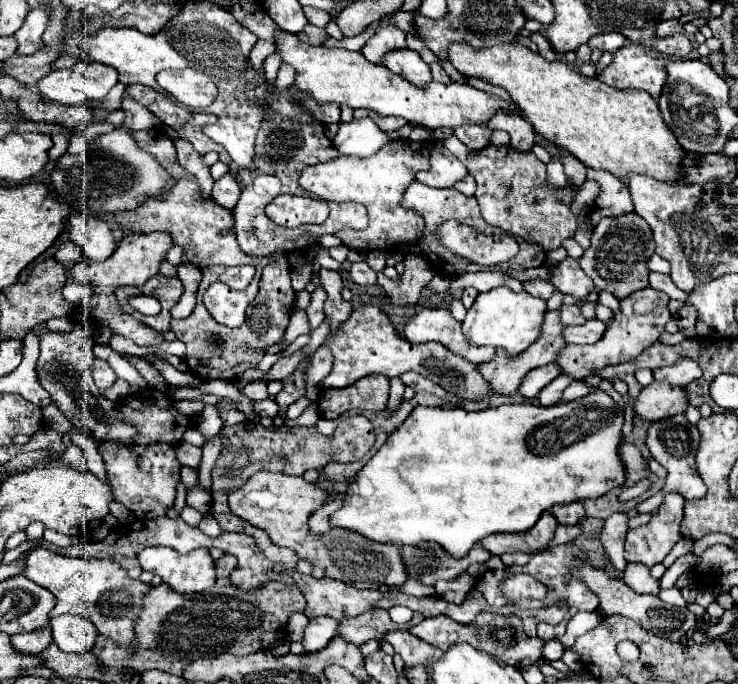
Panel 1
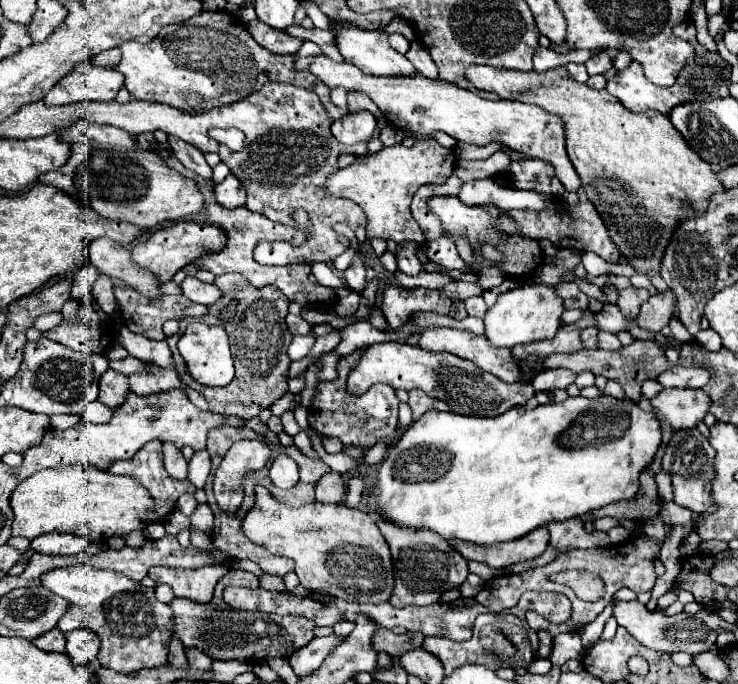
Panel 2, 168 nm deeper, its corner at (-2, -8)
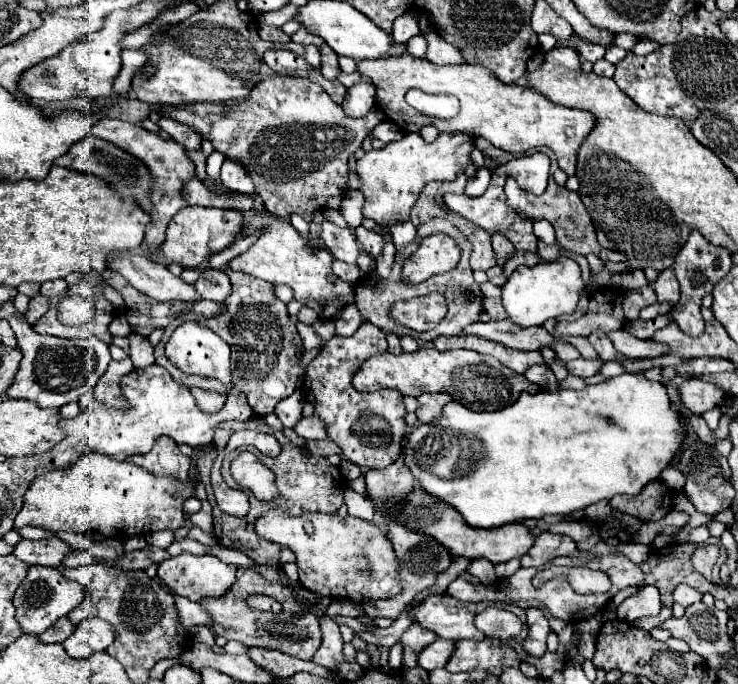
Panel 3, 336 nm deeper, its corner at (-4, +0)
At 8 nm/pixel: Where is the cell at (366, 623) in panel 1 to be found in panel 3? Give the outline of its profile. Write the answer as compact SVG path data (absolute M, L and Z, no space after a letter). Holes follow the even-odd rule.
M411 624L399 640L399 644L403 646L403 666L405 668L417 666L417 654L421 652L421 648L435 640L437 640L437 636L431 630L421 628L419 624Z

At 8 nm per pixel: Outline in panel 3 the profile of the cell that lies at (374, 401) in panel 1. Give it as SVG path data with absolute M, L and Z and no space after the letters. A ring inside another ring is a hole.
M363 322L353 336L333 336L325 342L321 352L311 360L301 386L305 400L315 406L315 416L325 422L327 436L341 446L347 460L361 468L385 468L393 464L401 454L401 440L407 428L403 394L399 390L385 388L371 394L359 394L351 384L357 368L375 352L385 350L387 340L383 330Z

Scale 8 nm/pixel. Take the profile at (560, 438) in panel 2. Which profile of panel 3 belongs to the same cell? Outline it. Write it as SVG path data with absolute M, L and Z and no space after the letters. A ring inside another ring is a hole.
M621 374L583 390L523 392L515 404L495 412L473 412L459 402L449 402L445 406L445 422L439 418L413 426L403 446L403 458L415 482L429 496L453 506L469 526L499 528L529 518L537 520L547 514L583 510L615 494L637 494L649 480L659 478L661 470L675 456L683 434L681 416L671 408L663 384L639 374ZM449 454L453 456L451 470L441 472L443 460Z

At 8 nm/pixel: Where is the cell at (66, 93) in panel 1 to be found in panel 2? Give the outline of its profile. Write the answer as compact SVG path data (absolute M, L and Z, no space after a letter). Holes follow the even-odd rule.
M85 60L85 64L77 64L69 76L61 78L61 82L45 94L43 102L47 106L63 106L81 100L109 102L121 86L123 76L119 70L95 66L91 60Z

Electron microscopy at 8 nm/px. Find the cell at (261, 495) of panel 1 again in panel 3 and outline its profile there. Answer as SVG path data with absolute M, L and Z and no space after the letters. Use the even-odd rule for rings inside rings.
M271 508L255 520L255 532L261 538L291 548L297 556L299 582L319 596L325 594L331 598L365 602L399 594L401 584L395 552L387 536L373 522L323 512L303 512L299 516L291 516L281 508Z

